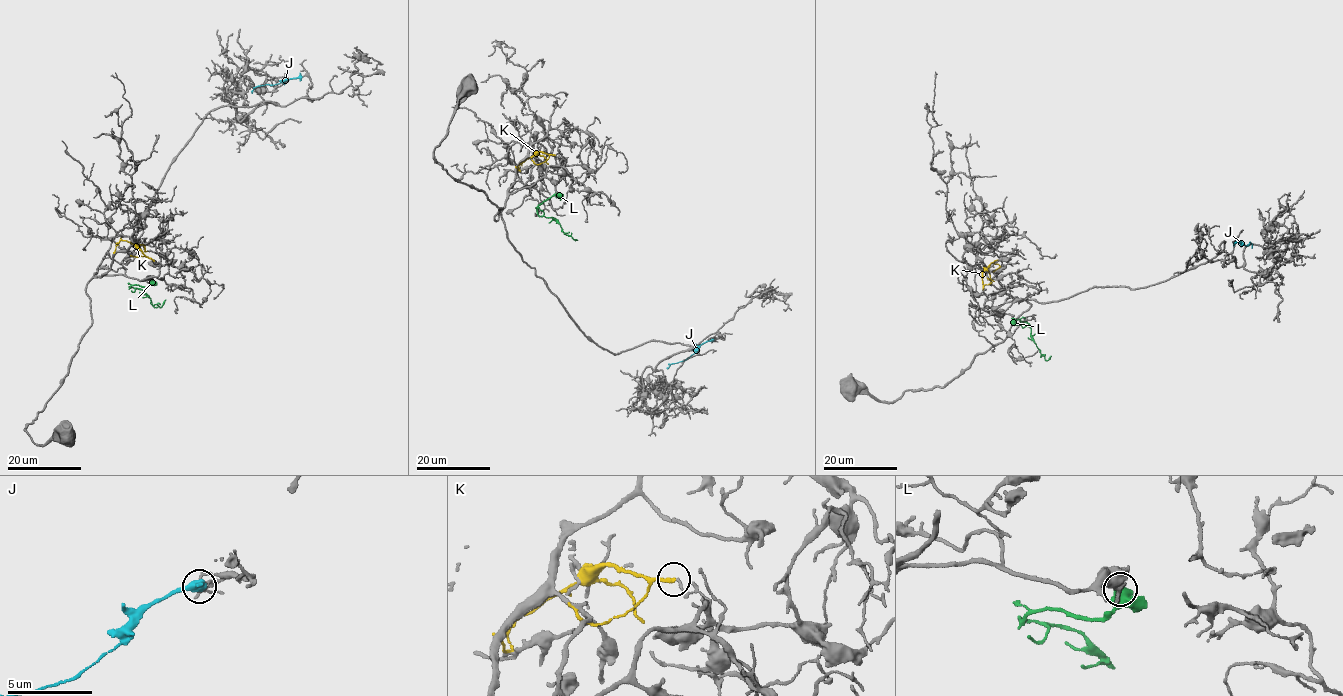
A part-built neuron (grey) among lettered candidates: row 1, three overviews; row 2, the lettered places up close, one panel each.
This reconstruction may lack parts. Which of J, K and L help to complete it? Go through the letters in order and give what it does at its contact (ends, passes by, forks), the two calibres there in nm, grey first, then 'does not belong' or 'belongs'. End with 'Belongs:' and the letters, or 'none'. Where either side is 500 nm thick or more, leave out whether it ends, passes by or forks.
J: it passes by | 180/440 nm | does not belong
K: it ends | 130/200 nm | does not belong
L: 320/700 nm | belongs
Belongs: L

